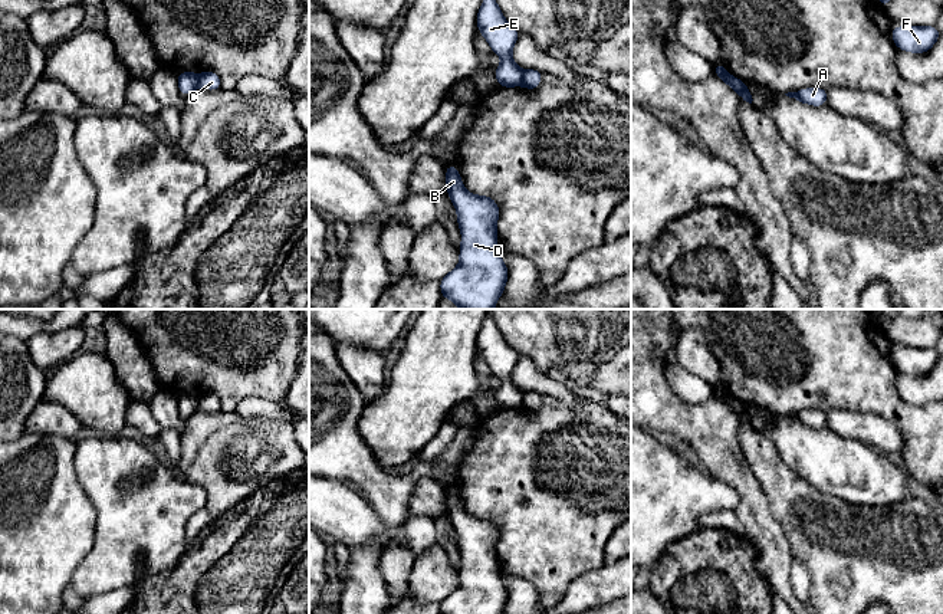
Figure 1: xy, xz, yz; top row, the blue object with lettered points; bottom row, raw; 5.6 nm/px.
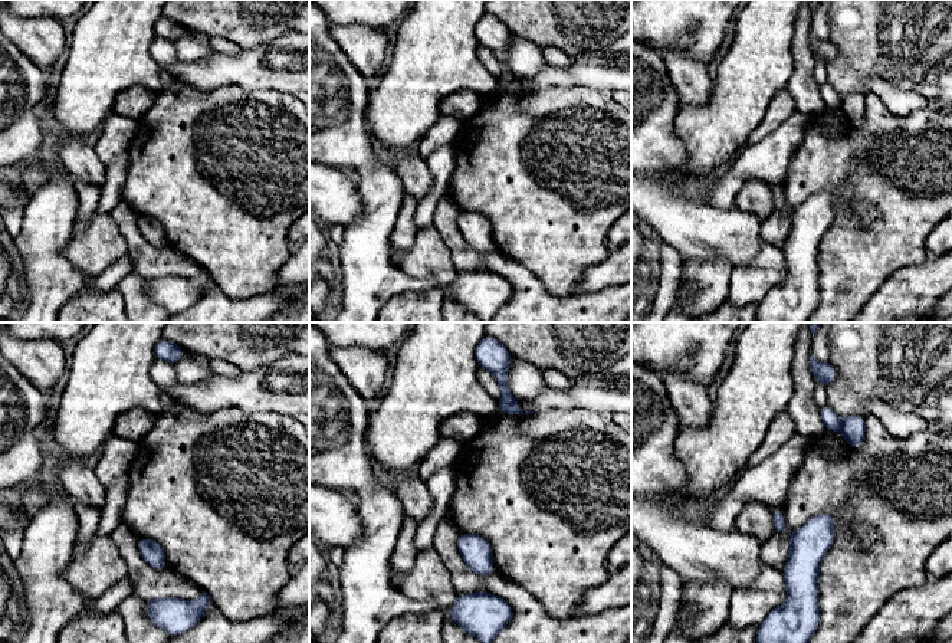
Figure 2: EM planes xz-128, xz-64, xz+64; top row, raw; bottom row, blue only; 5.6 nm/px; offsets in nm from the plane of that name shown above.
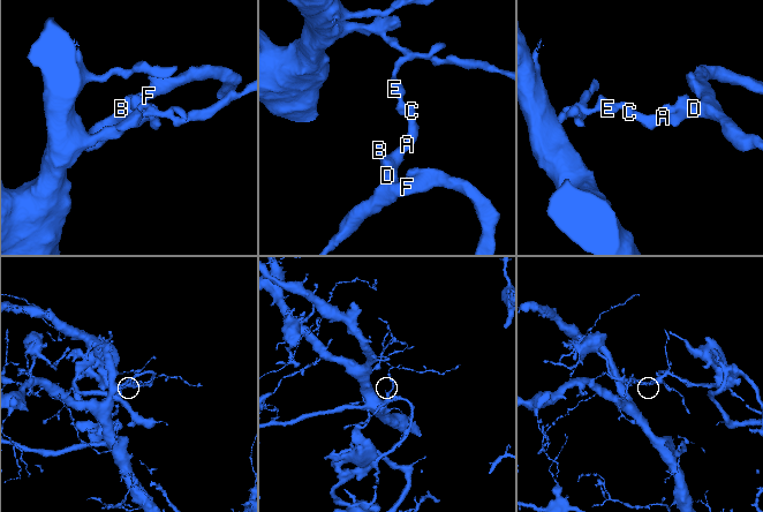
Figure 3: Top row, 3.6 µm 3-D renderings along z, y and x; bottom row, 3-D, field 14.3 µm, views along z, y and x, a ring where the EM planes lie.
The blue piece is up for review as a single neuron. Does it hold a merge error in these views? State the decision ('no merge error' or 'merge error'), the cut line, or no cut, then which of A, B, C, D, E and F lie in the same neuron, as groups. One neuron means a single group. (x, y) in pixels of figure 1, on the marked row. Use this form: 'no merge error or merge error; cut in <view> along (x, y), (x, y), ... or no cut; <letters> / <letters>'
merge error; cut in xz along (523, 71), (521, 84); A B C D F / E

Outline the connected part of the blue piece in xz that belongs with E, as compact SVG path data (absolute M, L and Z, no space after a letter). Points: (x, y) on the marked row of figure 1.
M496 0L482 1L477 12L477 30L492 50L502 58L502 65L494 69L499 86L522 85L523 70L512 59L512 49L520 33L507 23Z

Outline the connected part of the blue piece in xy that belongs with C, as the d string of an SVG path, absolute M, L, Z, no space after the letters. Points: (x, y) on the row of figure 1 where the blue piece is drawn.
M206 70L198 75L198 86L207 91L217 91L221 88L220 76L213 70Z

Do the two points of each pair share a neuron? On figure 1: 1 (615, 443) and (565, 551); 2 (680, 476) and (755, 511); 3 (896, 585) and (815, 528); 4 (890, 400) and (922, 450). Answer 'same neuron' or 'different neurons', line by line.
1: same neuron
2: different neurons
3: same neuron
4: same neuron

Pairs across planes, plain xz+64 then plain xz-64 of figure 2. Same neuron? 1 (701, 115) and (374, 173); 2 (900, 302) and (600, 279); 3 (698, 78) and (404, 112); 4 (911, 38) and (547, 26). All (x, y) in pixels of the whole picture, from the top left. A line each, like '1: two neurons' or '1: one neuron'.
1: two neurons
2: one neuron
3: two neurons
4: one neuron

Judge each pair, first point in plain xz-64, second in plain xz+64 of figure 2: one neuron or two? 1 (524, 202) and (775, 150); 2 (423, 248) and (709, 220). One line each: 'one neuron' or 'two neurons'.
1: two neurons
2: two neurons

